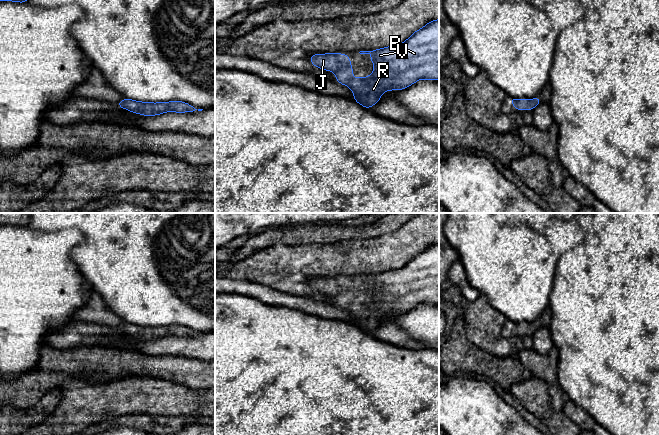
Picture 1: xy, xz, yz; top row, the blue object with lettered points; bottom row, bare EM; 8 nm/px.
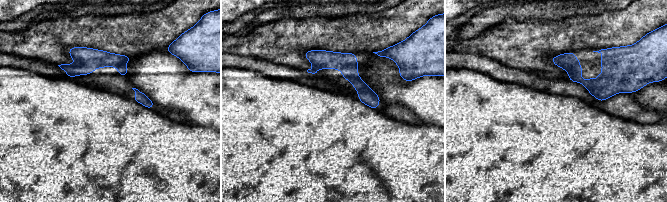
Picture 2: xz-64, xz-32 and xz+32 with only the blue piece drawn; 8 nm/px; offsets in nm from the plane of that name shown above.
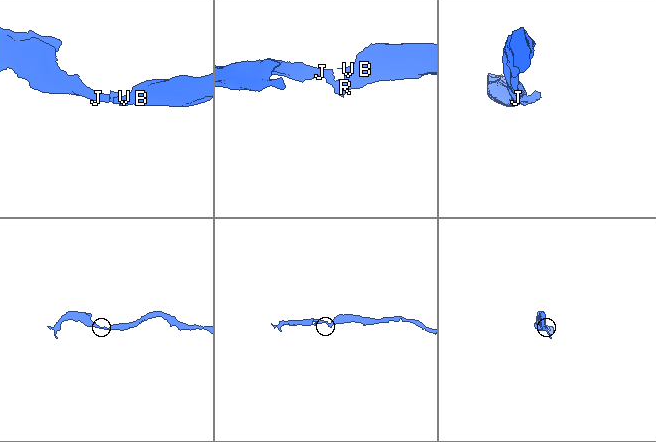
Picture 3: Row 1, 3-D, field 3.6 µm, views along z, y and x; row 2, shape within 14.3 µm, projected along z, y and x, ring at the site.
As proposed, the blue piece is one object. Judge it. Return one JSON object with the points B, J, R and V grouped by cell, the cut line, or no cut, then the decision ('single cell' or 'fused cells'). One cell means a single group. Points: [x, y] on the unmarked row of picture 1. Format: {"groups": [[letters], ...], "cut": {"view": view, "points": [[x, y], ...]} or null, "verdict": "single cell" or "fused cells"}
{"groups": [["B", "J", "R", "V"]], "cut": null, "verdict": "single cell"}

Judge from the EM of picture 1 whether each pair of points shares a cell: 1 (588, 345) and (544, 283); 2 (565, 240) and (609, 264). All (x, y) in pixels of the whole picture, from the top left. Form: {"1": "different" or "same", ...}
{"1": "different", "2": "different"}

